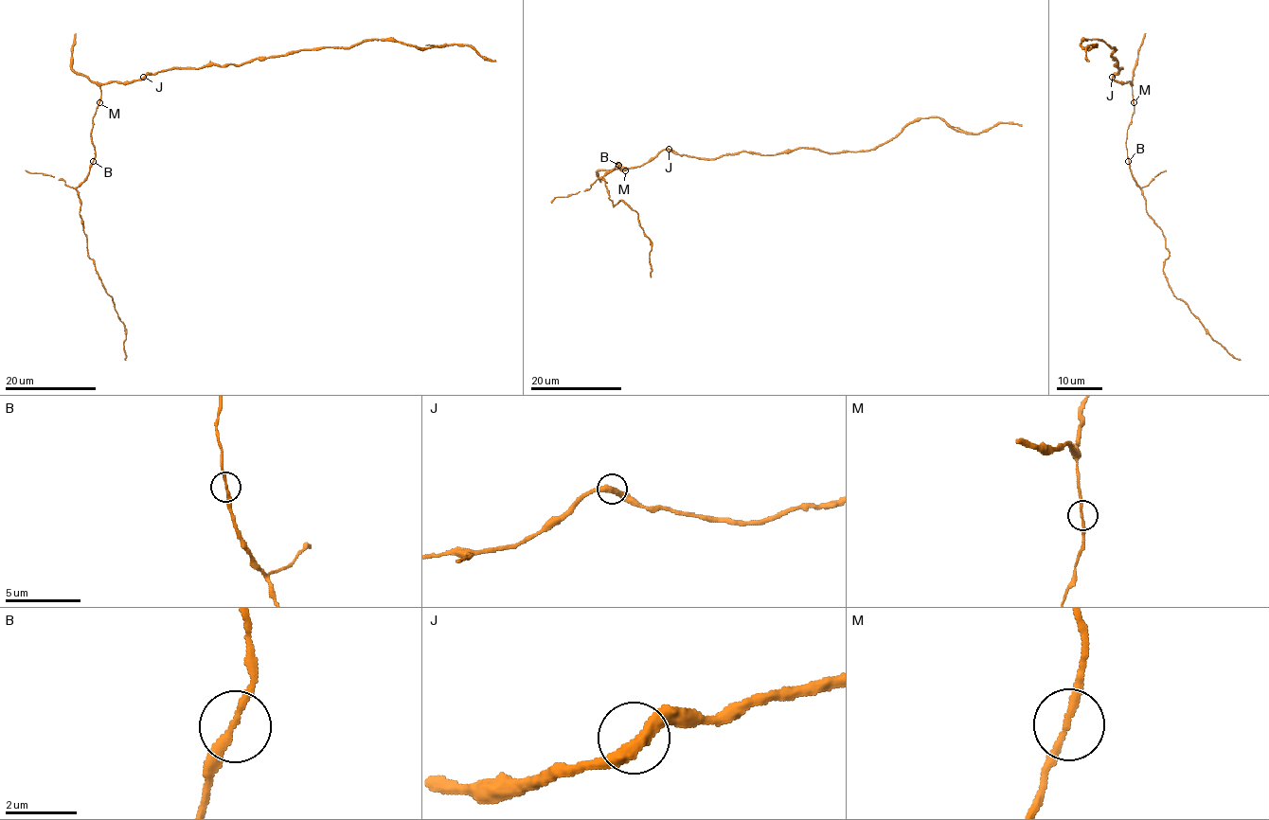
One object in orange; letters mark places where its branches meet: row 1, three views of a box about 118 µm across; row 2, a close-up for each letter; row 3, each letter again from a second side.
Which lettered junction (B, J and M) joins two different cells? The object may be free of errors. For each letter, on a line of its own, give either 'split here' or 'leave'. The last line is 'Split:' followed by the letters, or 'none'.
B: leave
J: leave
M: leave
Split: none

